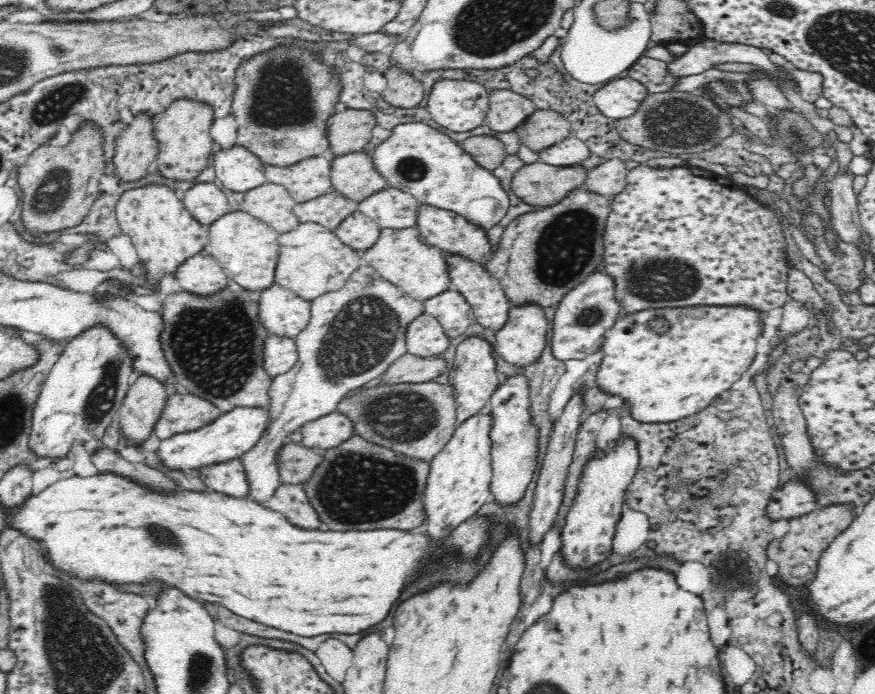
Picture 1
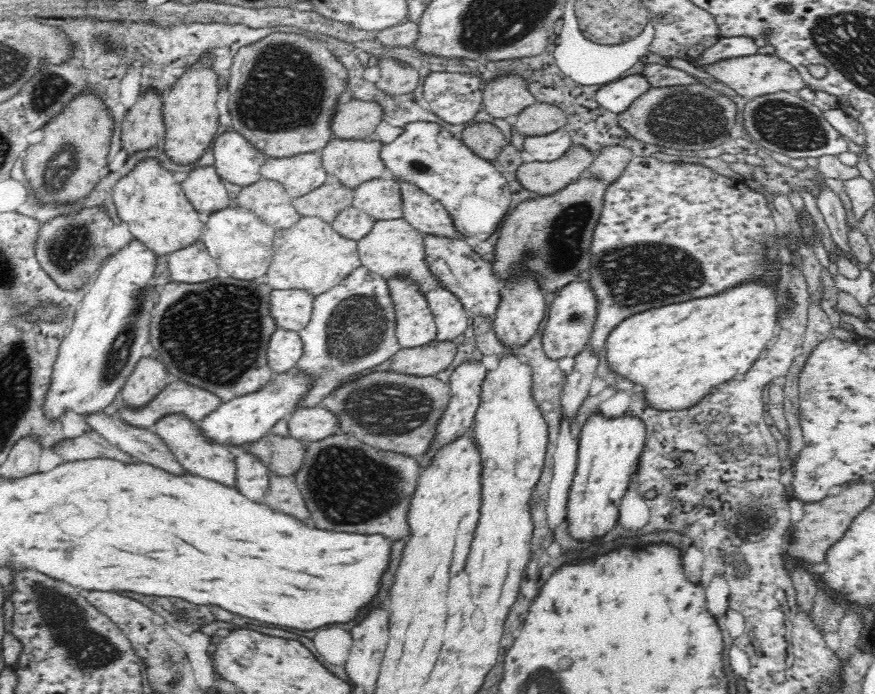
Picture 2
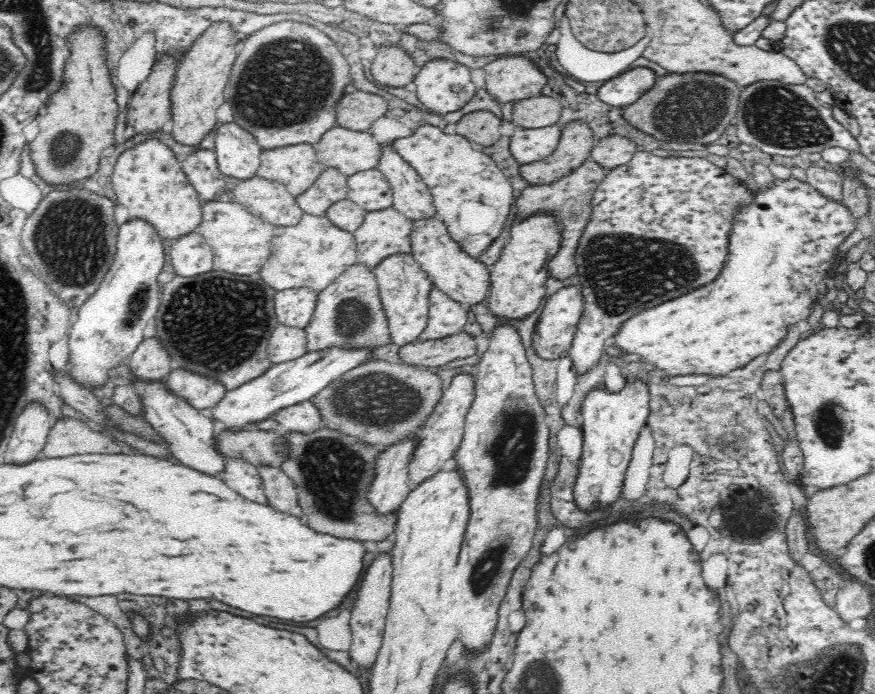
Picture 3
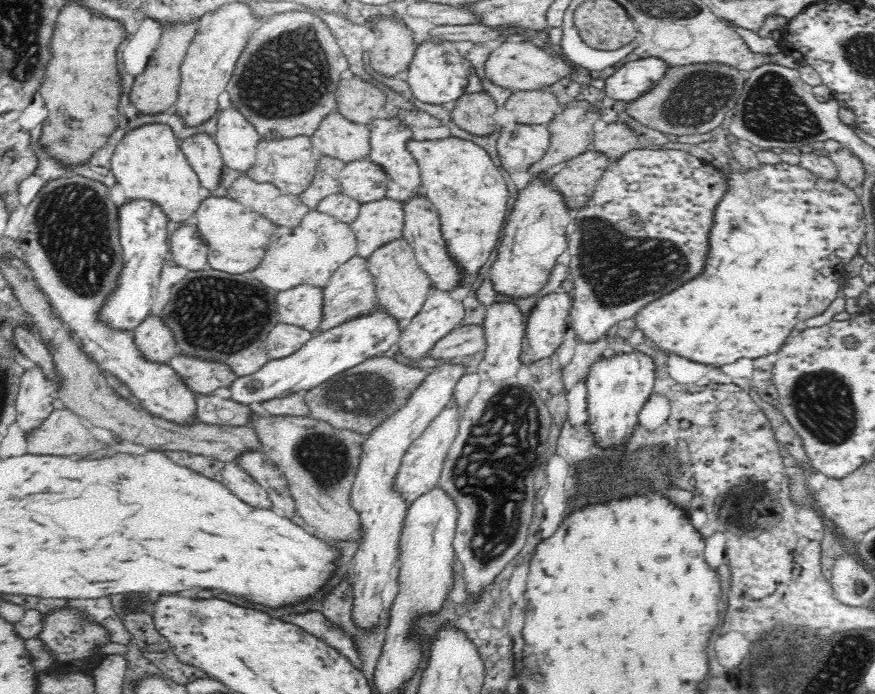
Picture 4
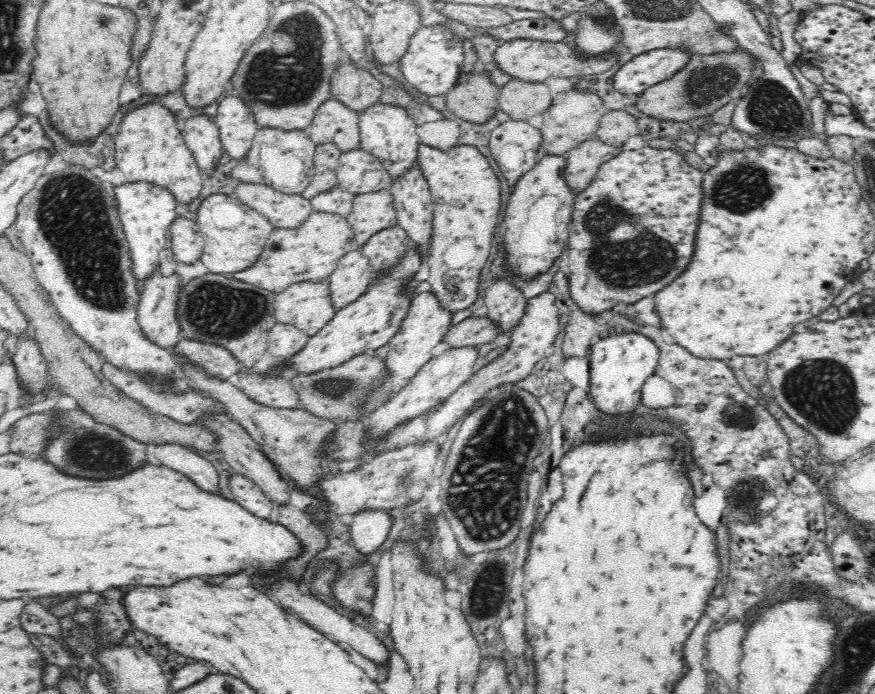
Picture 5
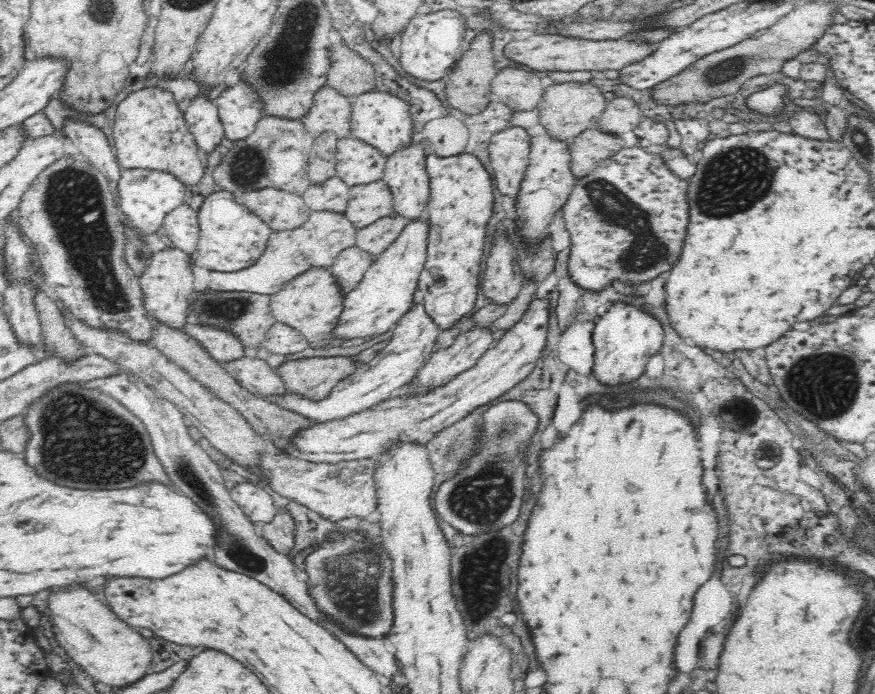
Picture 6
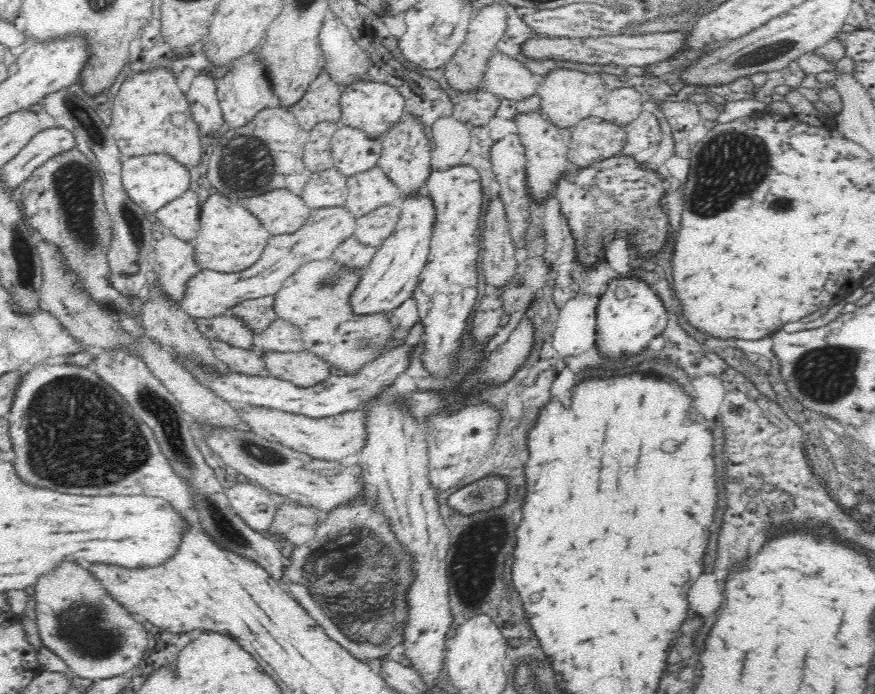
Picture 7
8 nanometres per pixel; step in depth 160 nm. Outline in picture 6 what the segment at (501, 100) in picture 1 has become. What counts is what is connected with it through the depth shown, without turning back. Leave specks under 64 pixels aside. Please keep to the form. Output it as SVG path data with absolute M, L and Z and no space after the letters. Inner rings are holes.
M536 33L527 40L512 40L504 47L506 58L528 66L540 75L548 71L574 72L592 70L600 75L606 69L622 70L625 66L640 62L650 56L657 44L648 41L630 41L628 38L617 40L587 40L571 38L559 33Z

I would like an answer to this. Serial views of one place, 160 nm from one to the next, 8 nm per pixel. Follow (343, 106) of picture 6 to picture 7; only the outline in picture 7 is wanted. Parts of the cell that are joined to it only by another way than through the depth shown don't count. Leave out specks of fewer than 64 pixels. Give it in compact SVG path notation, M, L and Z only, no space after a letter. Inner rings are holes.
M325 69L310 82L308 90L301 94L301 100L296 102L290 111L296 117L300 129L305 131L320 124L336 125L340 120L342 86L336 84Z

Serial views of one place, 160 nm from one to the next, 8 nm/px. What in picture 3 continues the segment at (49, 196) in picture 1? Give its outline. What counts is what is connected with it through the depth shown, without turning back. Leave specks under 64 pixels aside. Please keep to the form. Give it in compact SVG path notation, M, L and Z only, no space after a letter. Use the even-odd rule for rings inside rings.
M80 25L68 36L68 58L64 62L62 72L62 86L54 92L48 105L37 124L38 133L31 143L30 156L35 164L37 173L50 184L58 182L72 182L92 176L98 170L100 155L104 148L116 144L115 128L117 125L118 104L116 102L116 89L107 65L106 37L100 27Z

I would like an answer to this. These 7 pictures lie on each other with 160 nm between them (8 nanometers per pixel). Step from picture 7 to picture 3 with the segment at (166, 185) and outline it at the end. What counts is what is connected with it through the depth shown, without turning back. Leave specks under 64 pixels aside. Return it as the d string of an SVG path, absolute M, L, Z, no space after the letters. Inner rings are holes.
M128 218L119 226L116 254L98 290L78 308L78 319L69 329L69 357L74 364L71 376L86 388L102 386L114 368L127 362L144 339L150 318L155 318L161 303L158 274L166 254L155 226L141 218Z

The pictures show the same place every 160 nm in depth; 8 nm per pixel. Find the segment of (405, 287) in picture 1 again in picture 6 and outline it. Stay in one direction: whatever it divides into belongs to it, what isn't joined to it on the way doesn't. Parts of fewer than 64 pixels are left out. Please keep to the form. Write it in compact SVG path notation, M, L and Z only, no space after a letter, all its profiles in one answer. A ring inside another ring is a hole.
M383 178L366 186L352 186L349 190L350 202L346 208L346 216L356 228L364 228L394 211L393 193Z

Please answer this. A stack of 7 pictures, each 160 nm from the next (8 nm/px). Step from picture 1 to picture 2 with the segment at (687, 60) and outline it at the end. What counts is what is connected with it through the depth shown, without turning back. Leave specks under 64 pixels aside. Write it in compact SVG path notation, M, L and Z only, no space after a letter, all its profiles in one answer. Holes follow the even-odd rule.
M736 36L731 38L720 38L720 42L716 42L714 46L708 47L708 50L701 54L699 62L701 64L710 64L716 60L724 60L724 58L732 58L738 56L753 55L757 52L756 40L748 36Z

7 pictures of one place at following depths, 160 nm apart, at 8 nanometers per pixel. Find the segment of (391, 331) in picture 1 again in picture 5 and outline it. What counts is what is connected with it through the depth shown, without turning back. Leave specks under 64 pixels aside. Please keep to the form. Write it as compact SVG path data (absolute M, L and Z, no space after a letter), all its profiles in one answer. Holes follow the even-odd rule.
M361 250L348 251L329 276L329 289L334 308L340 310L354 302L368 288L376 271L369 263L369 258ZM240 474L232 476L229 478L229 488L234 500L250 514L258 518L270 518L274 508L273 500L270 500L252 480Z

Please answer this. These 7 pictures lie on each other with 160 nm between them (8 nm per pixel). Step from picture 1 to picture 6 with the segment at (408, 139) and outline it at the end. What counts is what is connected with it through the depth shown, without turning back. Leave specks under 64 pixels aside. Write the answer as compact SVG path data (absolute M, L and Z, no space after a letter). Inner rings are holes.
M466 152L458 156L440 158L435 154L426 155L426 168L430 174L430 200L428 200L428 220L430 220L430 238L428 238L428 260L426 270L419 276L417 290L423 294L424 311L438 325L438 330L448 330L465 314L474 308L480 280L480 262L484 256L484 238L486 224L492 216L494 196L492 196L492 178L484 170L480 159Z

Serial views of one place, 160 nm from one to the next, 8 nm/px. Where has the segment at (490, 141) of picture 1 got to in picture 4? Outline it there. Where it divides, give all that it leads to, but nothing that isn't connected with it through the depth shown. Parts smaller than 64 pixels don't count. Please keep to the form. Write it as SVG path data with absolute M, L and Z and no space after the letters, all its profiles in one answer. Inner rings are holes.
M486 90L472 94L464 92L455 101L454 109L449 114L460 128L478 136L486 136L498 129L494 121L494 112L498 108Z

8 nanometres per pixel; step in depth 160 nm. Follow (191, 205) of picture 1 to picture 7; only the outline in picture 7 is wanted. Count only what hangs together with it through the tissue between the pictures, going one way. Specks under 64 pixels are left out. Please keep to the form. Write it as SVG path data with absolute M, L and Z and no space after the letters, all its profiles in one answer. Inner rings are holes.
M200 74L194 78L190 90L188 90L188 103L190 110L194 114L196 124L200 126L202 134L212 136L210 132L217 132L225 120L223 112L219 106L217 98L217 86L214 86L214 80L210 78L210 74L204 76L204 80L200 80Z

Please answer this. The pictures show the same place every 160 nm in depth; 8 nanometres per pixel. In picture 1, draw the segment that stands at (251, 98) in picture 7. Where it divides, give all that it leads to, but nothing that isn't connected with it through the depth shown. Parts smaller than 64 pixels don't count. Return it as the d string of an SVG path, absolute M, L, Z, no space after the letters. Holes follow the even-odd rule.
M236 144L232 148L214 149L213 159L216 181L220 186L228 188L228 190L245 193L267 181L264 174L266 164L252 153L251 150L248 150L246 146Z

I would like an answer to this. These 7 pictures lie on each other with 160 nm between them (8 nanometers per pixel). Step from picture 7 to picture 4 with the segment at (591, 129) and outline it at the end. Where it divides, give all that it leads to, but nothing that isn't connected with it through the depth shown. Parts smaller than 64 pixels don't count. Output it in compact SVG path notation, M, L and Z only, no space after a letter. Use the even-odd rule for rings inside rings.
M589 148L567 160L565 168L551 177L551 185L562 194L572 213L588 202L611 161L602 151Z

